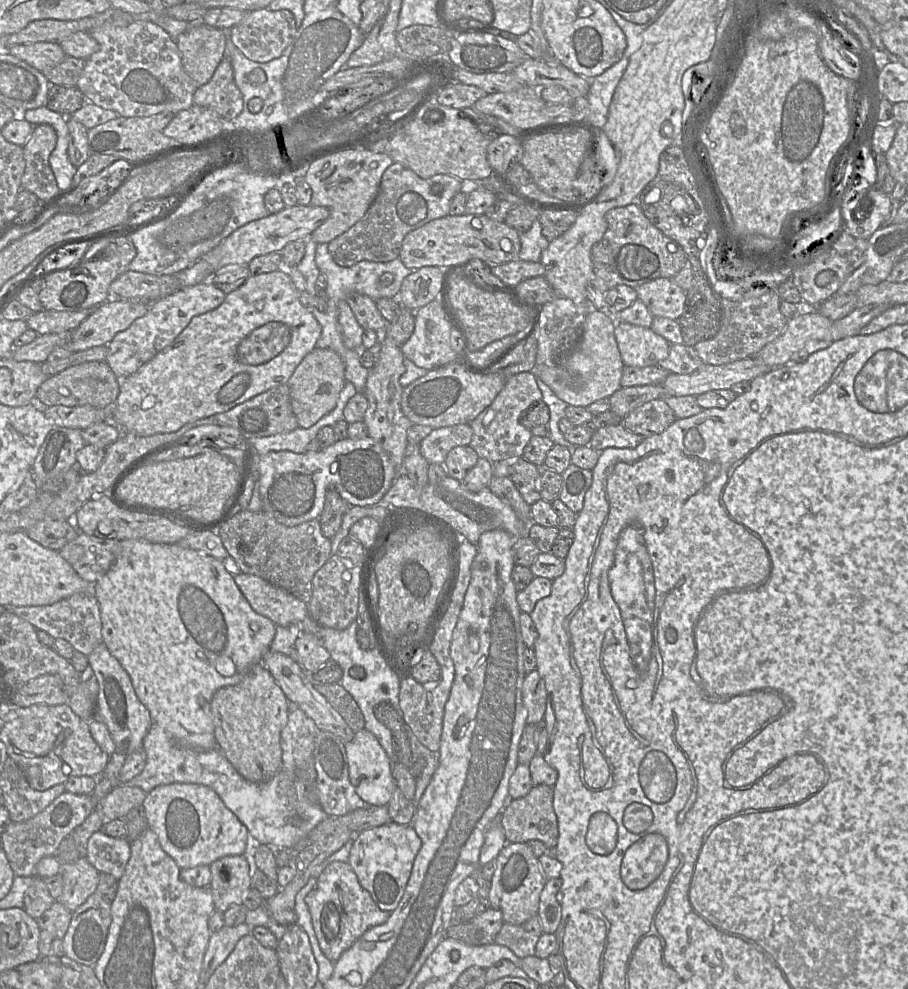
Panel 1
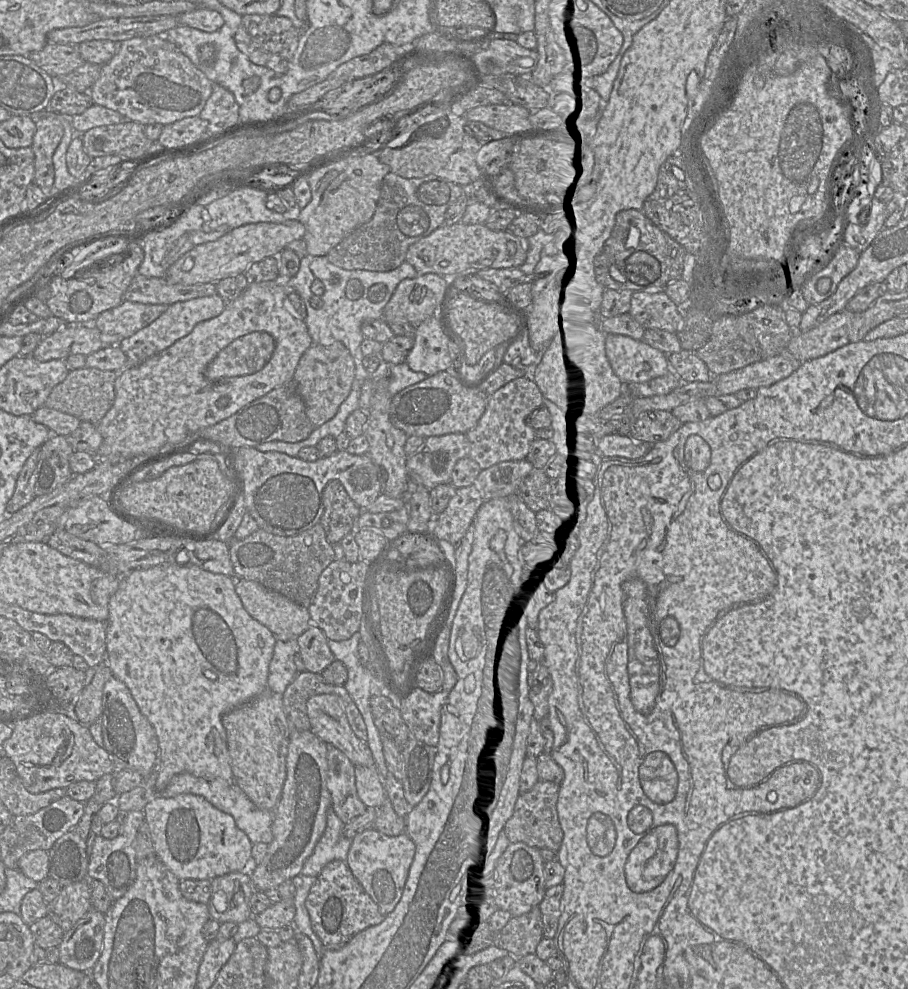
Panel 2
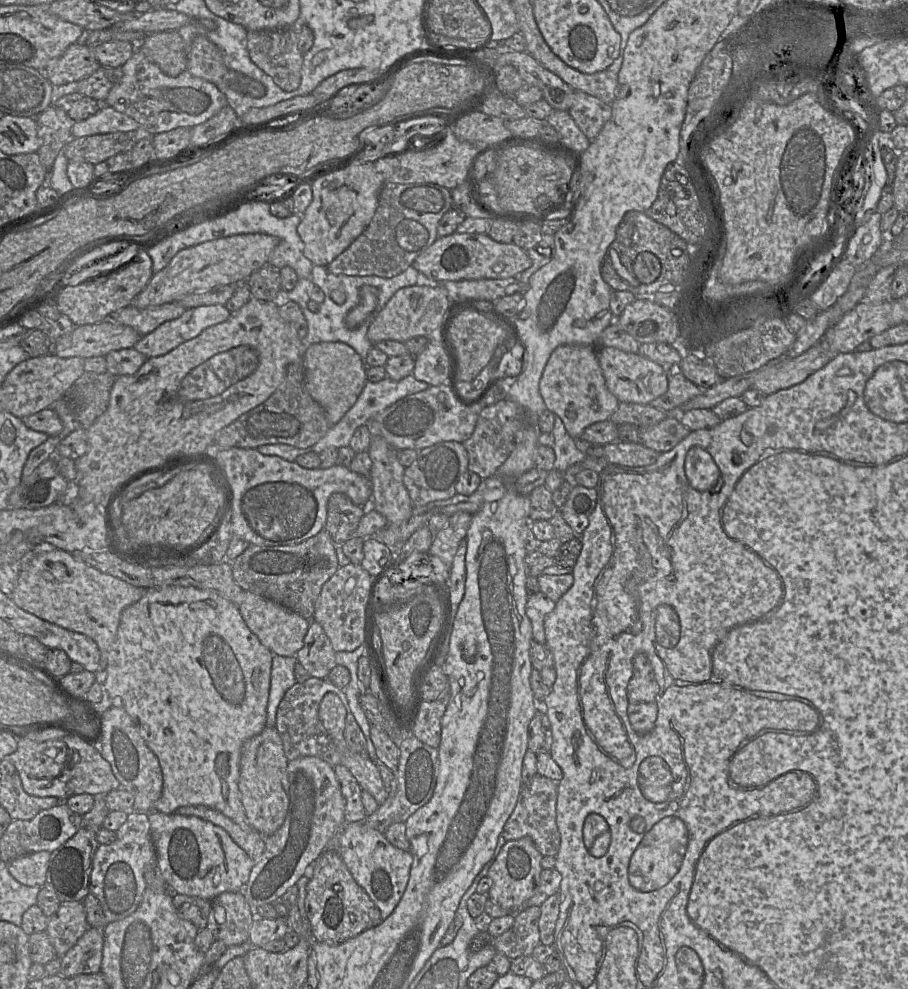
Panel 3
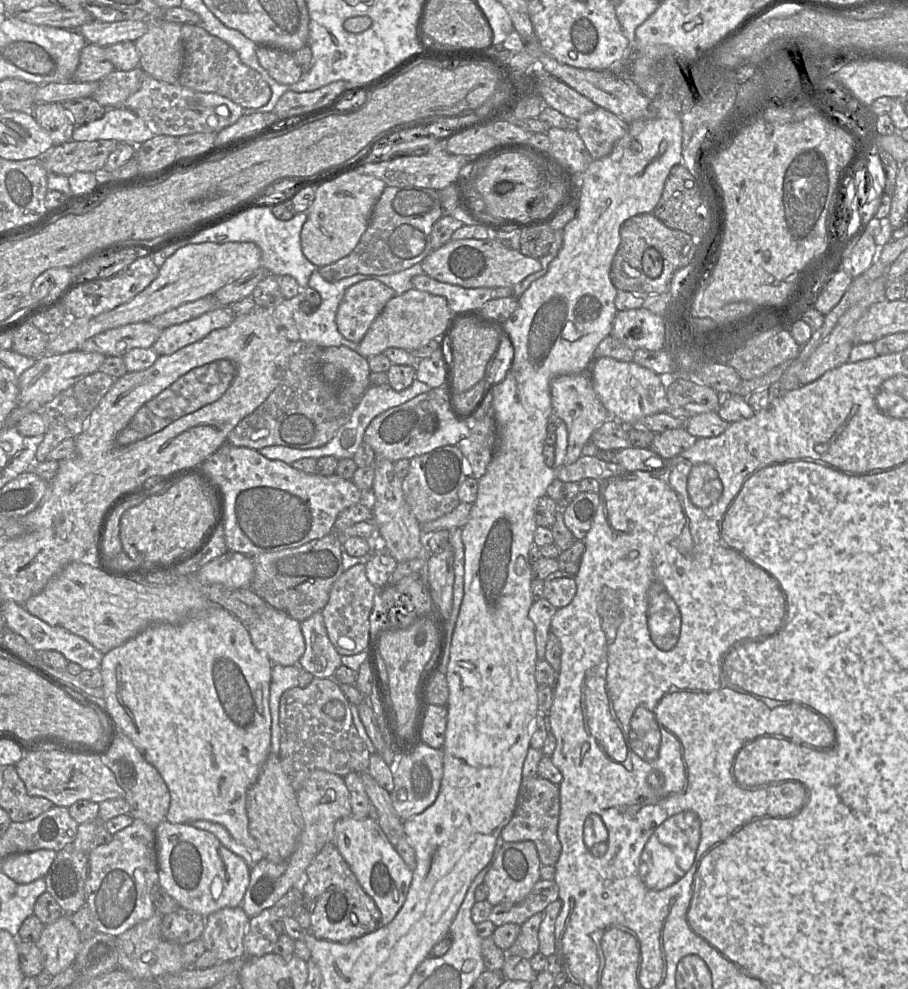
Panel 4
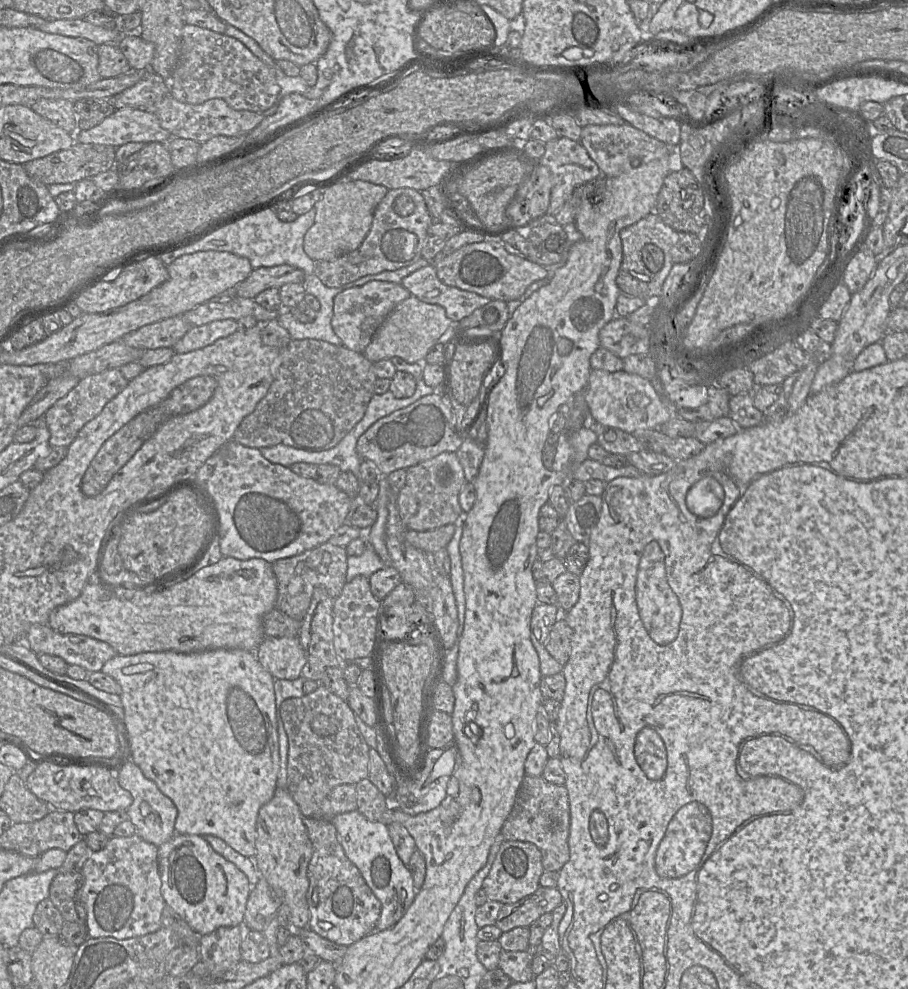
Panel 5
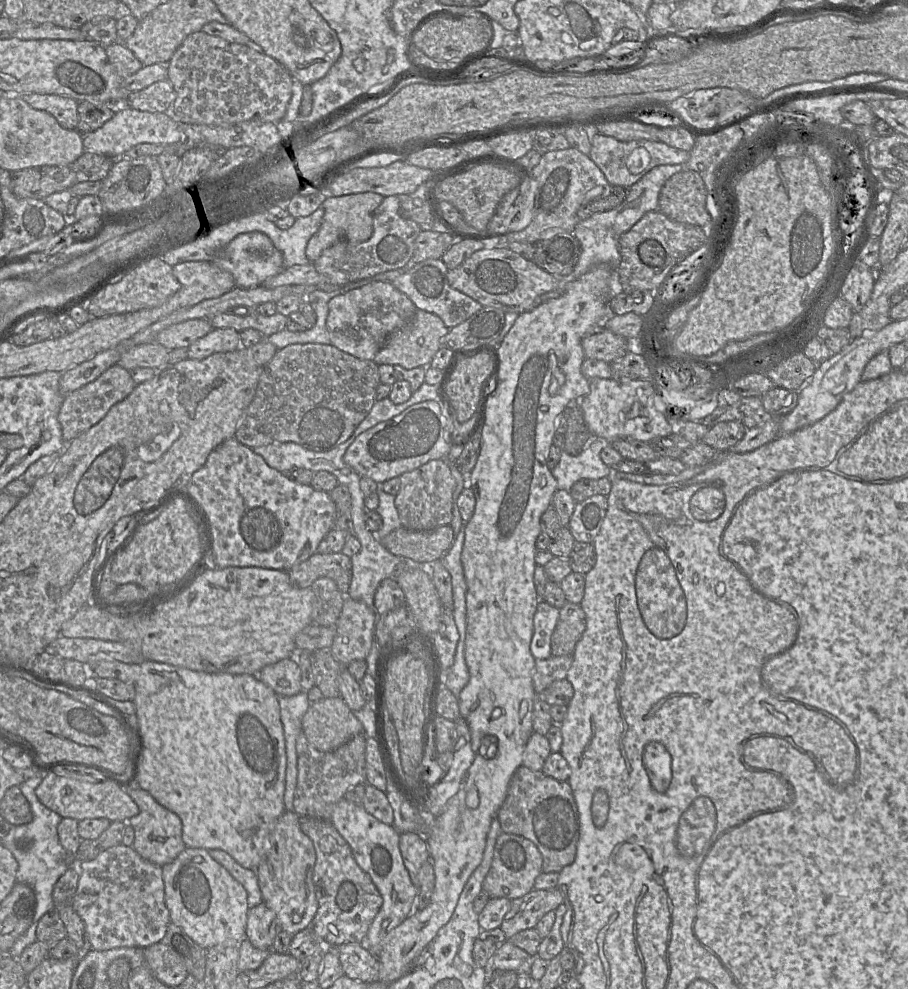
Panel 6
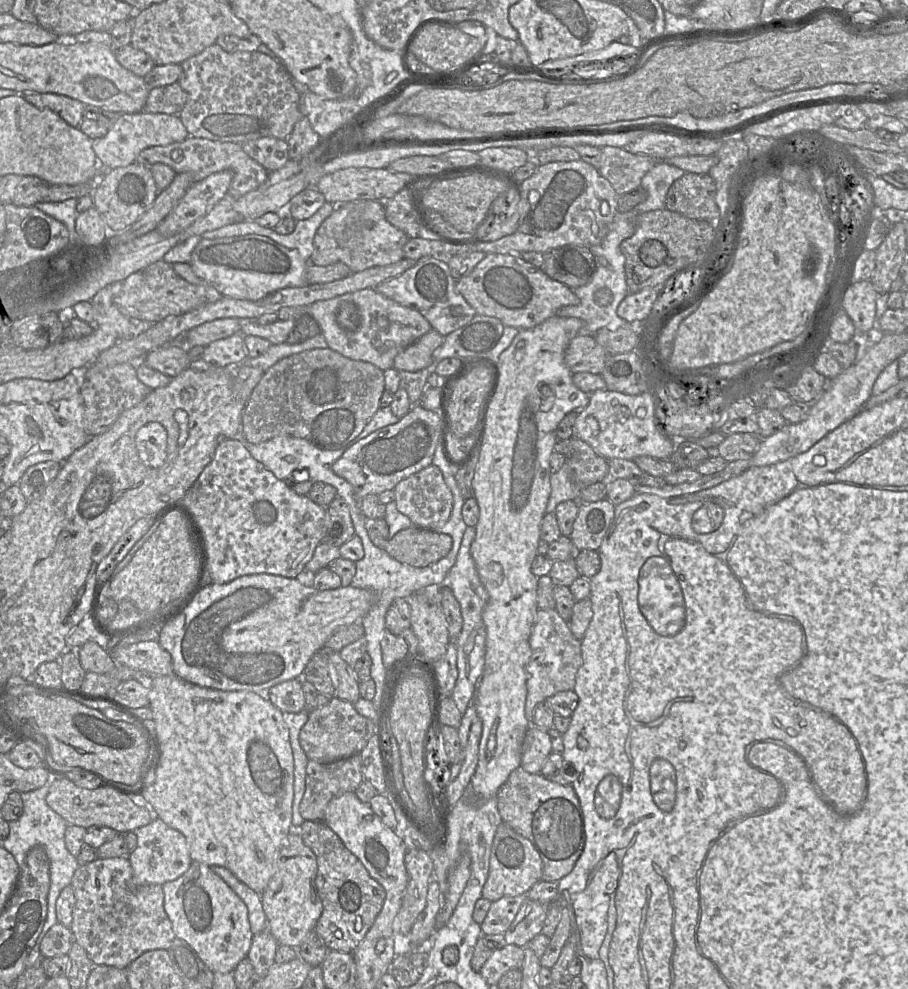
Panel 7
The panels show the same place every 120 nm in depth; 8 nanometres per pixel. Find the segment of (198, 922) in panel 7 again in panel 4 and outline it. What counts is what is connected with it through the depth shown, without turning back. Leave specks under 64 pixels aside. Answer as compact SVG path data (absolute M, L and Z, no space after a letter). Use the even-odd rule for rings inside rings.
M167 820L155 828L159 885L180 907L204 917L223 908L241 906L250 882L250 868L212 833Z

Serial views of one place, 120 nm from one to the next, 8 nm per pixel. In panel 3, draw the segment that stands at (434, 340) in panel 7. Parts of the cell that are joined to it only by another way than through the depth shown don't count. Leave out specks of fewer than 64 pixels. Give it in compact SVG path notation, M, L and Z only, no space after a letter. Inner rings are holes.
M419 273L416 285L399 289L374 317L367 333L368 340L373 346L384 340L405 343L414 337L429 336L443 325L452 304L448 292L439 283L425 282L422 279L423 274Z

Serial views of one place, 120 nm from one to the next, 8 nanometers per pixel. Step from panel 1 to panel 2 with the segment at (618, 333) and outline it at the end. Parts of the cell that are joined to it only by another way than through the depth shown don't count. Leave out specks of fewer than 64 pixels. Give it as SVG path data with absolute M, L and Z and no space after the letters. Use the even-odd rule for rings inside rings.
M608 334L605 346L613 371L625 385L647 382L672 371L668 355L642 340Z

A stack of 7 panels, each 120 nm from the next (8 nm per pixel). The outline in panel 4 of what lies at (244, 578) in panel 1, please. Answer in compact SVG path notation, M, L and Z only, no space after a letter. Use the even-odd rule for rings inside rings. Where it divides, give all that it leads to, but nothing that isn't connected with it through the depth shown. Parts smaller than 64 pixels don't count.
M268 607L246 628L254 646L273 664L297 665L305 652L301 622L284 611Z

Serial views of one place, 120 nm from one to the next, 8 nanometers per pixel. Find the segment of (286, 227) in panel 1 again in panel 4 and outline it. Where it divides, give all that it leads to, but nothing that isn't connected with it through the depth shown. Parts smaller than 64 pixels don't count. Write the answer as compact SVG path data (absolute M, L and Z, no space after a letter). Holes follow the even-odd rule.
M205 242L186 245L171 255L159 268L158 276L150 283L150 285L138 293L129 302L92 318L71 318L71 320L66 323L65 327L61 327L56 335L50 337L50 341L47 345L47 353L63 354L80 350L81 345L96 334L131 323L149 322L154 317L177 308L182 304L196 301L208 295L214 295L215 292L223 286L236 281L241 276L246 273L251 273L259 267L261 267L261 250L253 242L227 242L222 244Z

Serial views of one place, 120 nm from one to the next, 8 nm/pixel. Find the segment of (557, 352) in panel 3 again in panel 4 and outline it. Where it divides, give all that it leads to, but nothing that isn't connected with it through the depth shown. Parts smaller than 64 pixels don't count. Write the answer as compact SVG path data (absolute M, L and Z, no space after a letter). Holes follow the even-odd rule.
M589 372L568 374L555 377L550 385L553 413L566 424L568 430L568 447L564 466L576 462L582 456L582 448L590 440L595 429L601 426L610 414L594 391Z

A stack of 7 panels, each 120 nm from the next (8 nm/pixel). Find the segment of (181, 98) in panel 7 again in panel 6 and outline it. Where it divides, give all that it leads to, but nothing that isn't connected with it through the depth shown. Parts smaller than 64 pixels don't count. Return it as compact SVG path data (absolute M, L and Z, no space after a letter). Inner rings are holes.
M165 79L130 93L123 103L136 110L169 113L176 97L171 81Z

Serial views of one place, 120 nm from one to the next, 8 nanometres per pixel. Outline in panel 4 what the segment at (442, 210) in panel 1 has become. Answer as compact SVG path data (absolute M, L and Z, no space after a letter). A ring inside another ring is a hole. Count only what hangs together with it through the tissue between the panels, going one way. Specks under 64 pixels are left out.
M385 187L376 202L368 227L354 250L346 257L318 269L328 282L337 282L356 274L391 275L421 263L432 251L431 234L434 224L442 217L439 192L422 187Z

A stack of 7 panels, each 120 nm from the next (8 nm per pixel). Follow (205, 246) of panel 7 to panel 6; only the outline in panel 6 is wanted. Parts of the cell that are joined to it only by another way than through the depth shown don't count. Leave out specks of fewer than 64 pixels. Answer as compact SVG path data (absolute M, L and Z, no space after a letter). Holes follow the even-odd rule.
M249 232L236 236L213 262L234 277L236 287L249 289L261 286L269 277L284 269L283 256L270 238L261 232Z

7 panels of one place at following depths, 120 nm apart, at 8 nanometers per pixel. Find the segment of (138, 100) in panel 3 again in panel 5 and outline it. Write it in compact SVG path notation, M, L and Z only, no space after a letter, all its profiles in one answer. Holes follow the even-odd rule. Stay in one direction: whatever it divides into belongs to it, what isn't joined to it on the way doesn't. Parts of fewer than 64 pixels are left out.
M168 93L161 102L154 107L154 113L162 128L172 137L195 140L204 143L209 139L224 136L246 136L264 119L261 113L248 110L235 110L221 98L213 98L202 104L188 104L175 99Z

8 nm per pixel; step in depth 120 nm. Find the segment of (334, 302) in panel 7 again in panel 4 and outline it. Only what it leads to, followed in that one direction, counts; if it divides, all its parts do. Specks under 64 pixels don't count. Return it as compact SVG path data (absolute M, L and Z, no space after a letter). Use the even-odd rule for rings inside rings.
M376 280L361 281L348 288L336 314L341 335L360 344L373 321L394 296L392 288Z

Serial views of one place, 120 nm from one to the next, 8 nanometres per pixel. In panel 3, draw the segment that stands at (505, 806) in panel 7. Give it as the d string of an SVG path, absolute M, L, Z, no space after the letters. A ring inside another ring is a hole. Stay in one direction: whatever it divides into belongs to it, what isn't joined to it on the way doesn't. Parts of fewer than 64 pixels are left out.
M536 774L528 783L522 782L514 811L501 833L506 841L529 837L543 856L555 857L557 855L560 848L560 833L556 823L558 783L539 774Z

